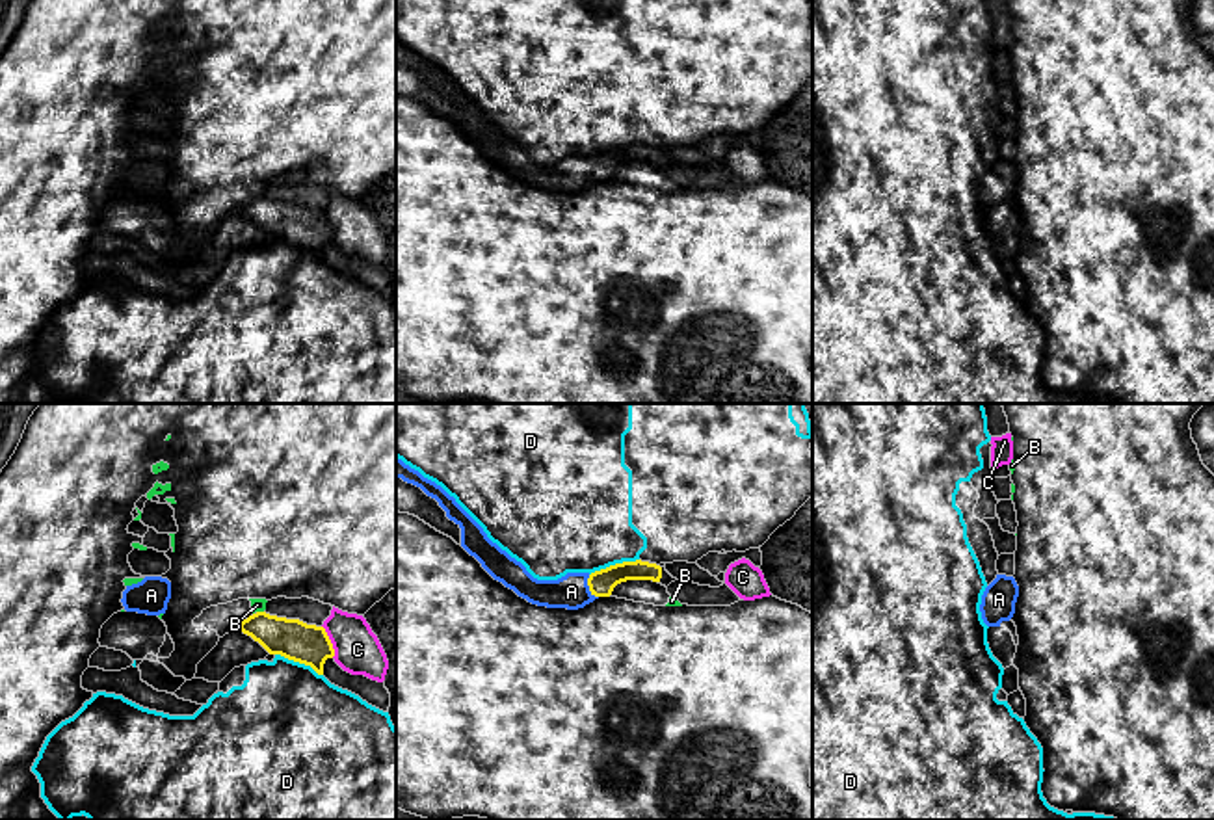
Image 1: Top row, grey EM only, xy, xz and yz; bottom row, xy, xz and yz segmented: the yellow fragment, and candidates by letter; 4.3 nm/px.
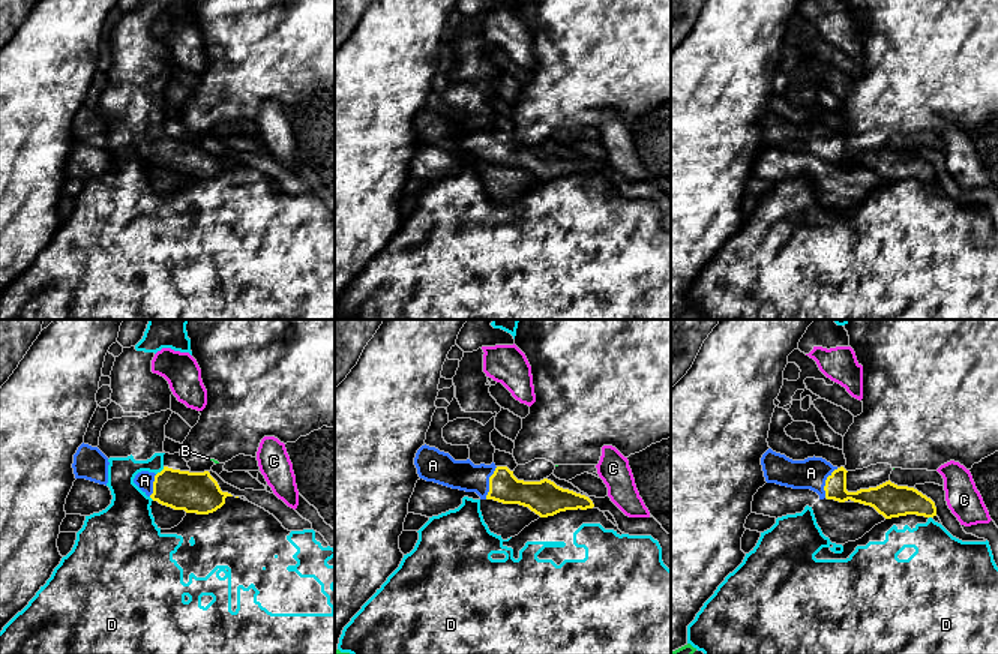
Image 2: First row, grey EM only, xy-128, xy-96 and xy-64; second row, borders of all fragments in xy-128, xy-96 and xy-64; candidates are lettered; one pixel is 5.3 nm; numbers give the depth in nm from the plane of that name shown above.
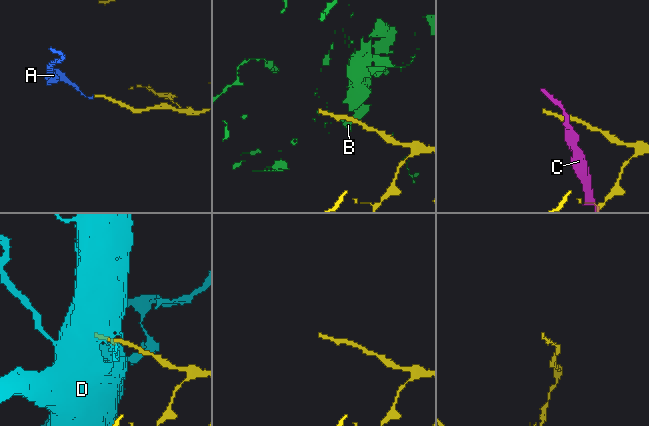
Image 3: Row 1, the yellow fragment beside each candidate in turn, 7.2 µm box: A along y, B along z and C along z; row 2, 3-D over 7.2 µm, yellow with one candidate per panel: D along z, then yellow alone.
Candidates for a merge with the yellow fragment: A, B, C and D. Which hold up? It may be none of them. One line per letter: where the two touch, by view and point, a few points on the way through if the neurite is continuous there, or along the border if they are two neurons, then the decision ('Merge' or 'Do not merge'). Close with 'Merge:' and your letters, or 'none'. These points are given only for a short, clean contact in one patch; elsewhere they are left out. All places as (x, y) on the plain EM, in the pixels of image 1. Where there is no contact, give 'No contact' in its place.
A: Touches yellow at xz (588, 168). Path across: xz (601, 166), (588, 168), (571, 175). Merge
B: Touches yellow at xy (261, 196). Do not merge
C: Touches yellow at xy (329, 225). Boundary: xy (322, 209), (333, 240). Do not merge
D: Touches yellow at xz (616, 147). Do not merge
Merge: A

